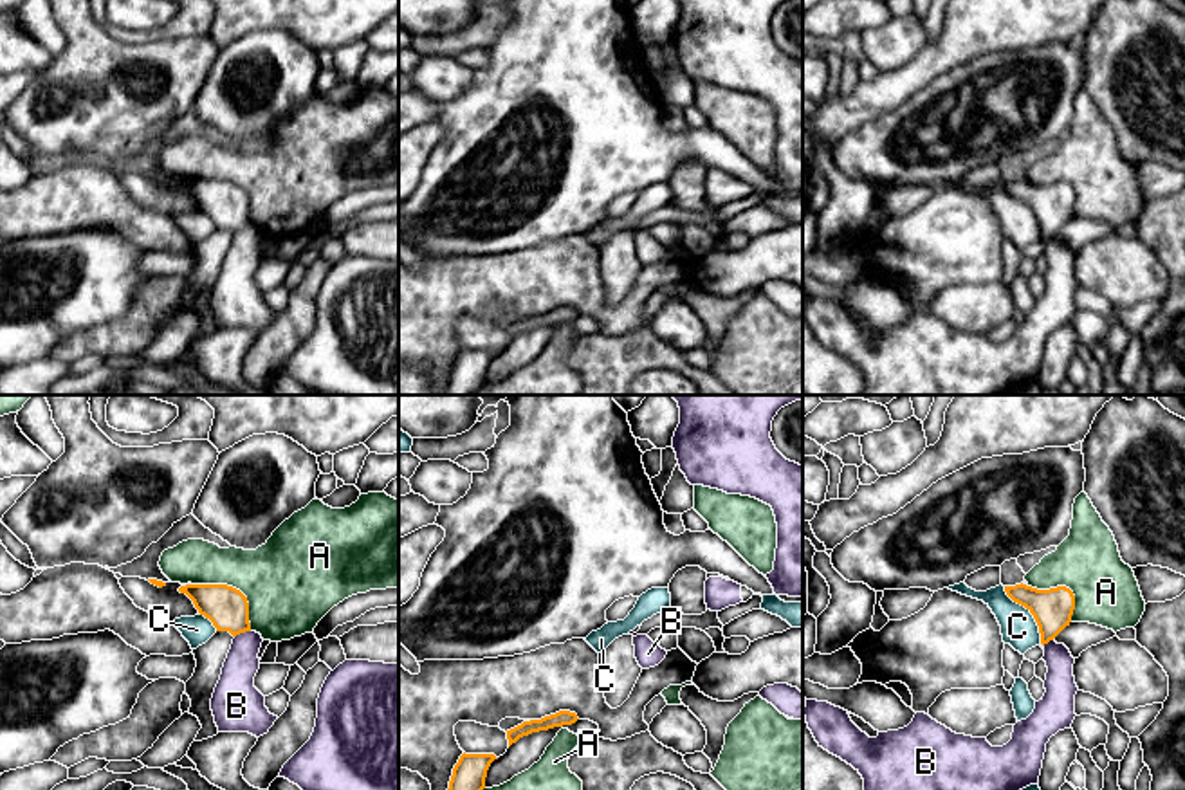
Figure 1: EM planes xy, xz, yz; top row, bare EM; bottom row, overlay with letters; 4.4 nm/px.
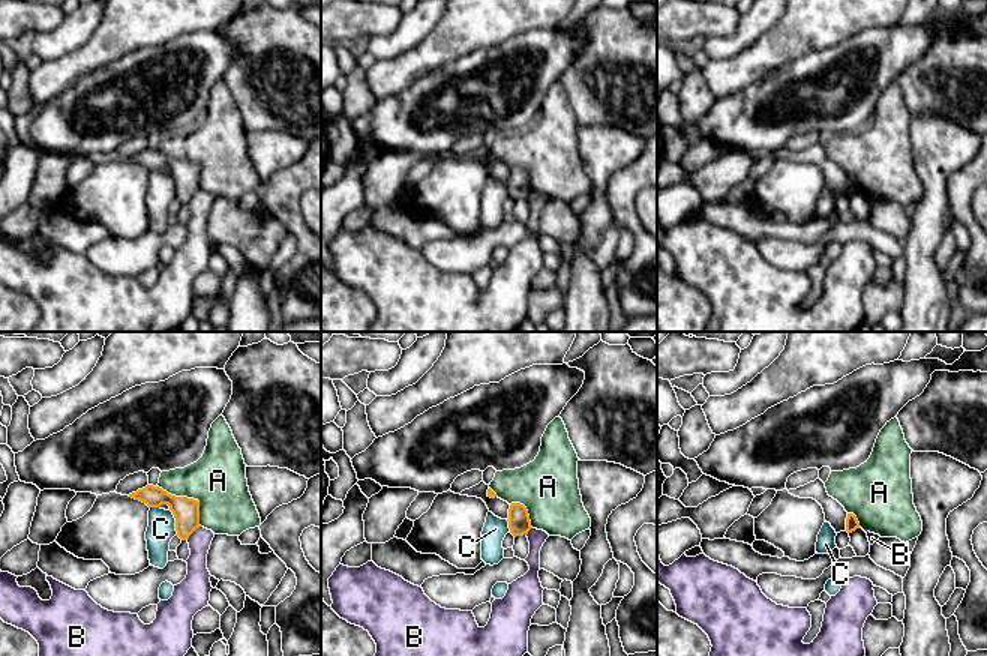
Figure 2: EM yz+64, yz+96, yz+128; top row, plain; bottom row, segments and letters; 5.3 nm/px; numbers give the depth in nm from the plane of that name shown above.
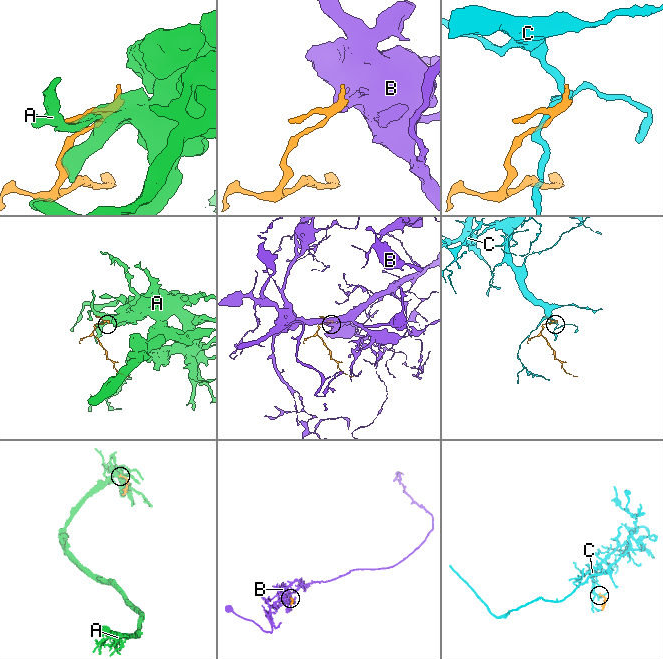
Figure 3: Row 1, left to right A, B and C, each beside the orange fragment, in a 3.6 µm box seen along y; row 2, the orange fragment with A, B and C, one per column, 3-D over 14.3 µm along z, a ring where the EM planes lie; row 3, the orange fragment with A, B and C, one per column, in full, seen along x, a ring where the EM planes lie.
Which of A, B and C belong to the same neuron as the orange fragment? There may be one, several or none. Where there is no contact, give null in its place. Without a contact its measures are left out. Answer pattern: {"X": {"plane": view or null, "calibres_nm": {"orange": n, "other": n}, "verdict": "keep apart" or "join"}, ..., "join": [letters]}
{"A": {"plane": "xy", "calibres_nm": {"orange": 190, "other": 420}, "verdict": "keep apart"}, "B": {"plane": "xy", "calibres_nm": {"orange": 190, "other": 160}, "verdict": "keep apart"}, "C": {"plane": "yz", "calibres_nm": {"orange": 180, "other": 160}, "verdict": "keep apart"}, "join": []}

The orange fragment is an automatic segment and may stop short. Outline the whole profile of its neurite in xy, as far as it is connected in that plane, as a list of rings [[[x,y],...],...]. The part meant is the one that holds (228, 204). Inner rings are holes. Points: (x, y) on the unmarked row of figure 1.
[[[186,180],[179,188],[193,197],[216,227],[229,227],[233,233],[251,227],[249,198],[240,186],[227,180]]]

